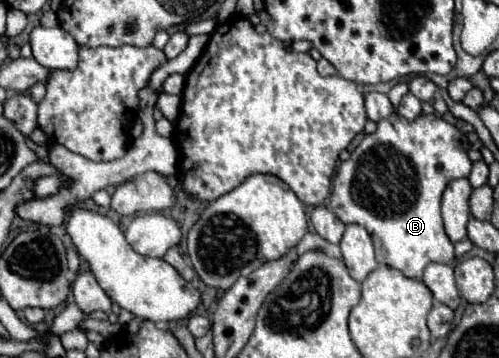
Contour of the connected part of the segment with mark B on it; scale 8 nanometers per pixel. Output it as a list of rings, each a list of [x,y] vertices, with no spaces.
[[[392,113],[388,119],[382,119],[378,123],[378,129],[374,133],[364,135],[364,139],[352,151],[350,159],[340,163],[332,183],[330,209],[340,221],[366,227],[374,241],[378,263],[394,267],[410,279],[422,279],[422,271],[428,263],[454,261],[454,245],[446,237],[440,217],[440,199],[450,181],[470,175],[472,161],[468,159],[466,147],[470,149],[468,137],[454,125],[446,123],[438,113],[420,115],[414,121]]]

